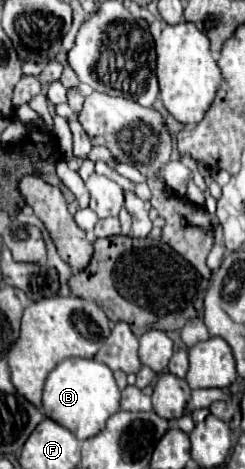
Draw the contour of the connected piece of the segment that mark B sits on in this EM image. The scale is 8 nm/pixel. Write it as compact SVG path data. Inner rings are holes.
M80 357L64 359L48 375L42 399L44 399L42 413L48 419L52 419L58 425L72 431L80 441L84 441L84 439L96 435L100 429L104 429L106 419L120 409L120 391L116 387L116 381L114 381L108 365L98 363L94 359L80 359Z

